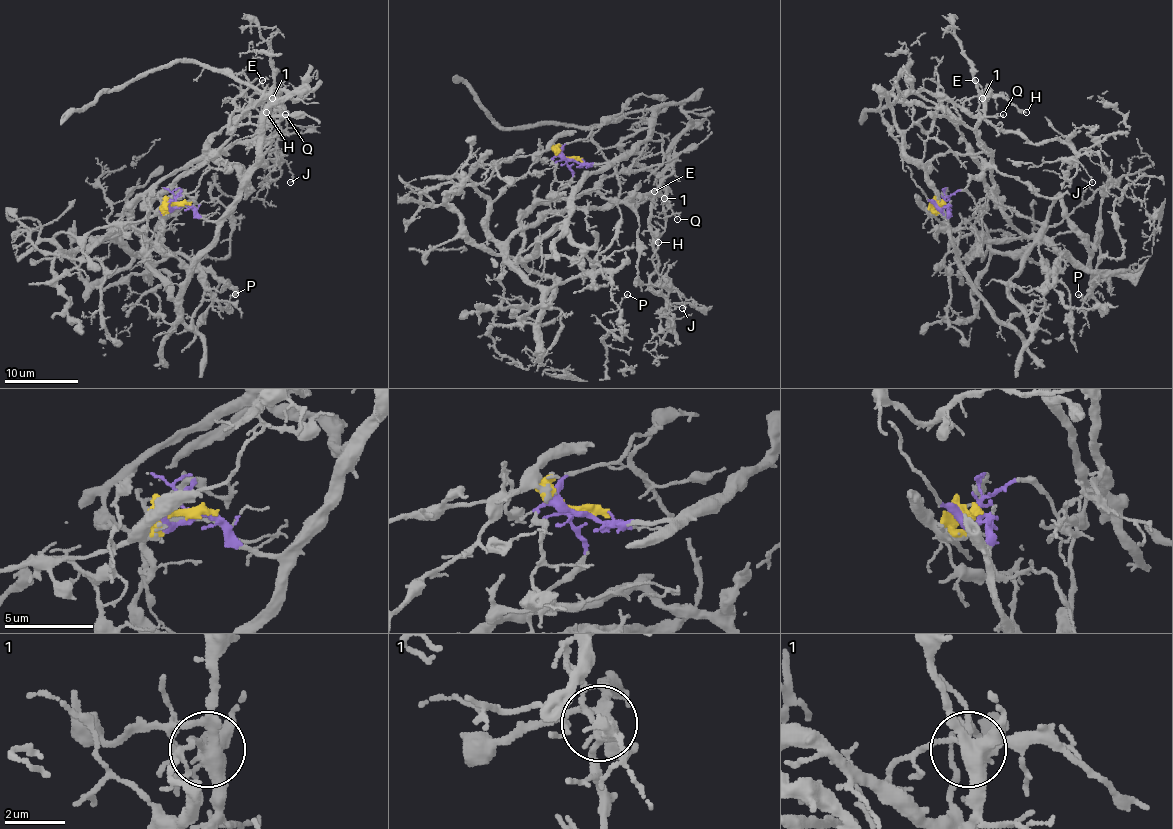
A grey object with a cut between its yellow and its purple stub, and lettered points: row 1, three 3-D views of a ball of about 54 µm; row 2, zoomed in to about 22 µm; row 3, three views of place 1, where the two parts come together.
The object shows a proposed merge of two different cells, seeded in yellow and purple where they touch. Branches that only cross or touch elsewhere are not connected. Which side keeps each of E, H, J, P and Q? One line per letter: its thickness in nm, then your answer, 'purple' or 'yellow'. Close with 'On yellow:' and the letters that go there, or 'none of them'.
E: 110 nm thick; yellow
H: 240 nm thick; yellow
J: 150 nm thick; yellow
P: 120 nm thick; yellow
Q: 110 nm thick; yellow
On yellow: E, H, J, P, Q

